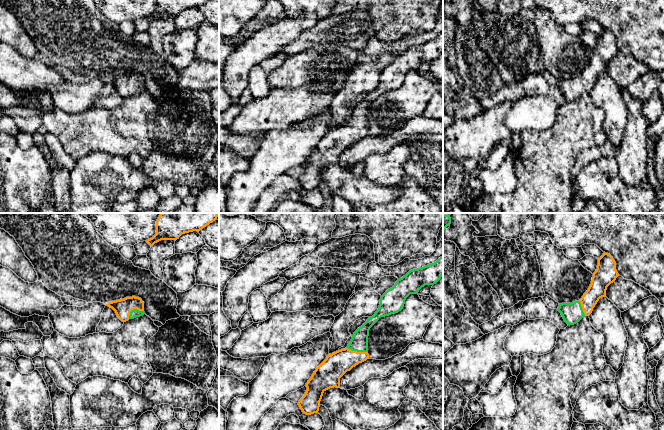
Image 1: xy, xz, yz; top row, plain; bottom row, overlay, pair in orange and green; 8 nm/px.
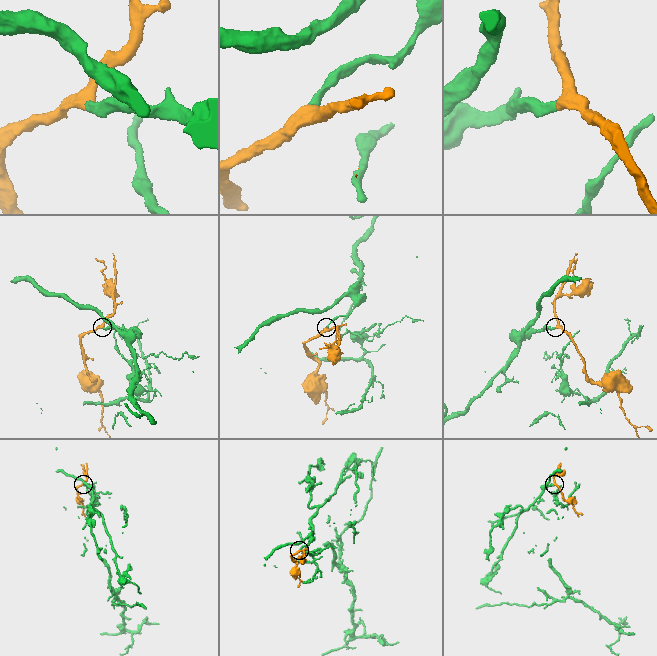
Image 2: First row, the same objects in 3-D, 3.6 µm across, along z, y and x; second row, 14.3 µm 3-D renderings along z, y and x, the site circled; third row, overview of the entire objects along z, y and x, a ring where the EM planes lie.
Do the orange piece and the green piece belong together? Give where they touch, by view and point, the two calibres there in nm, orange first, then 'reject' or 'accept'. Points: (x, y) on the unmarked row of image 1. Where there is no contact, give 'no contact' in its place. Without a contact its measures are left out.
xz (356, 127) | 200/140 nm | accept

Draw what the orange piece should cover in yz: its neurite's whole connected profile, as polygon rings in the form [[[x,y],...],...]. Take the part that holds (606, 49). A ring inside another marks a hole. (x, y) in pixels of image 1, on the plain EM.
[[[608,29],[598,35],[591,60],[579,77],[559,80],[557,86],[568,101],[578,99],[584,92],[589,92],[600,74],[606,73],[607,63],[619,52],[616,38]]]

